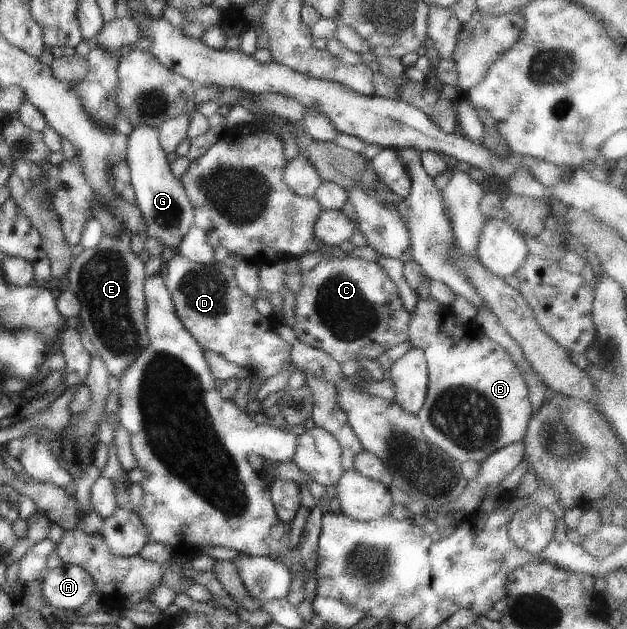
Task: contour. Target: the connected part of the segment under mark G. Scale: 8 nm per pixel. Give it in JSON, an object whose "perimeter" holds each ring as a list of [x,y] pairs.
{"perimeter":[[[133,126],[127,136],[126,158],[130,167],[130,184],[135,192],[135,204],[146,220],[149,237],[159,238],[165,246],[177,247],[195,224],[194,207],[188,198],[182,181],[172,175],[170,162],[162,150],[159,130],[153,126]]]}

